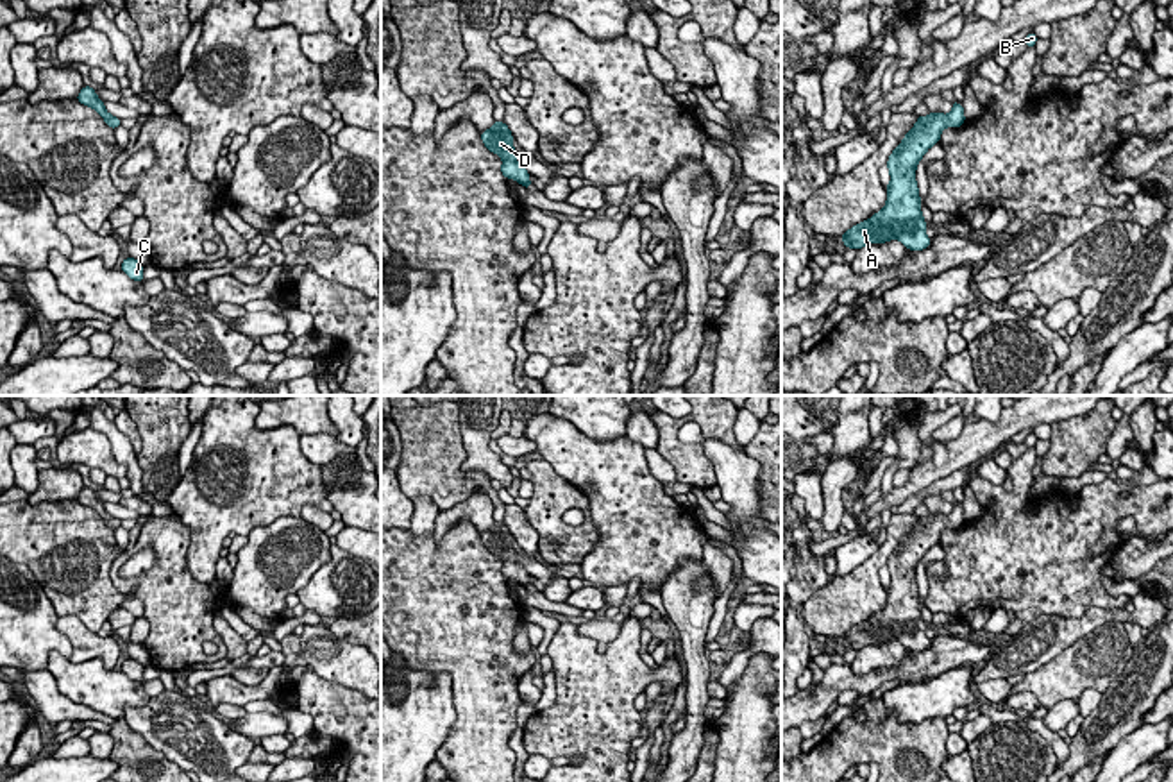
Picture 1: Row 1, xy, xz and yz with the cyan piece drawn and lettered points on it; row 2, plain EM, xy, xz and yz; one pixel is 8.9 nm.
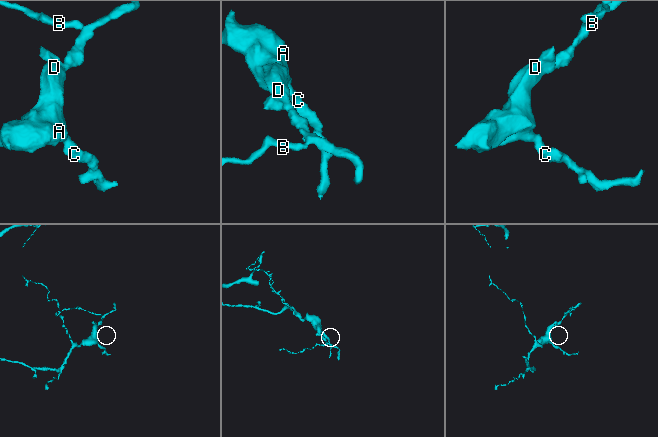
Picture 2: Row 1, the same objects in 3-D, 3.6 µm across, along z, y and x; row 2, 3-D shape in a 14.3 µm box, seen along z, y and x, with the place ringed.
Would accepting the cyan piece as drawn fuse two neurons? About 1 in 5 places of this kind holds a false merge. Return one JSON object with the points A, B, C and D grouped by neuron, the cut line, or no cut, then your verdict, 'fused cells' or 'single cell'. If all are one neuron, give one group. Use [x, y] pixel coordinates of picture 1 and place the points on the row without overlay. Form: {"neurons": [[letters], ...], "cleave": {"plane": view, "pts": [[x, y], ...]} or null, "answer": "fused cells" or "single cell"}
{"neurons": [["A", "B", "C", "D"]], "cleave": null, "answer": "single cell"}

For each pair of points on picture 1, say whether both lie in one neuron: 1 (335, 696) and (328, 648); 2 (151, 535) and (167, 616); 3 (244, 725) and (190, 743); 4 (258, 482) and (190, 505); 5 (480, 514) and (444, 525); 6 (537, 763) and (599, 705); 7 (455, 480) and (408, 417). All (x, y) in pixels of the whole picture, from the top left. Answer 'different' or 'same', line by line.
1: different
2: same
3: different
4: same
5: same
6: different
7: same

